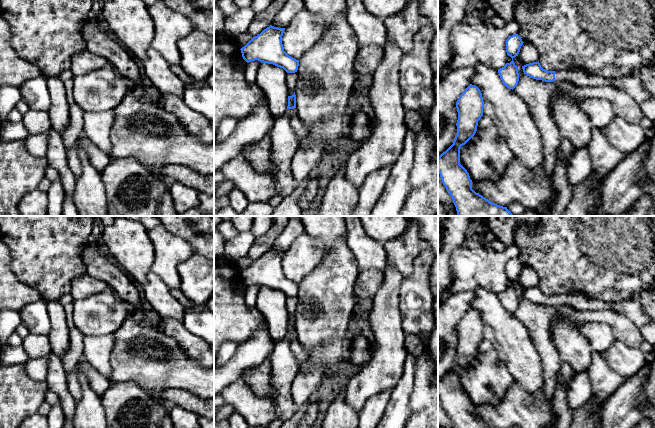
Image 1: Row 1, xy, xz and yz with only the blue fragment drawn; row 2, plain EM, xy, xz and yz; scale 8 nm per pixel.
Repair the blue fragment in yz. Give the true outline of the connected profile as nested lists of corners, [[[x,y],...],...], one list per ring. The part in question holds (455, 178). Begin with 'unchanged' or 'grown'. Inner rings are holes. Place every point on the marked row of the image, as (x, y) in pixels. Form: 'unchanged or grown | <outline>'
unchanged | [[[470,84],[456,102],[458,112],[457,135],[453,144],[438,157],[438,173],[443,185],[453,199],[458,216],[514,216],[507,207],[497,205],[472,189],[472,180],[467,170],[460,164],[460,148],[476,133],[478,121],[483,116],[484,101],[480,89]]]

